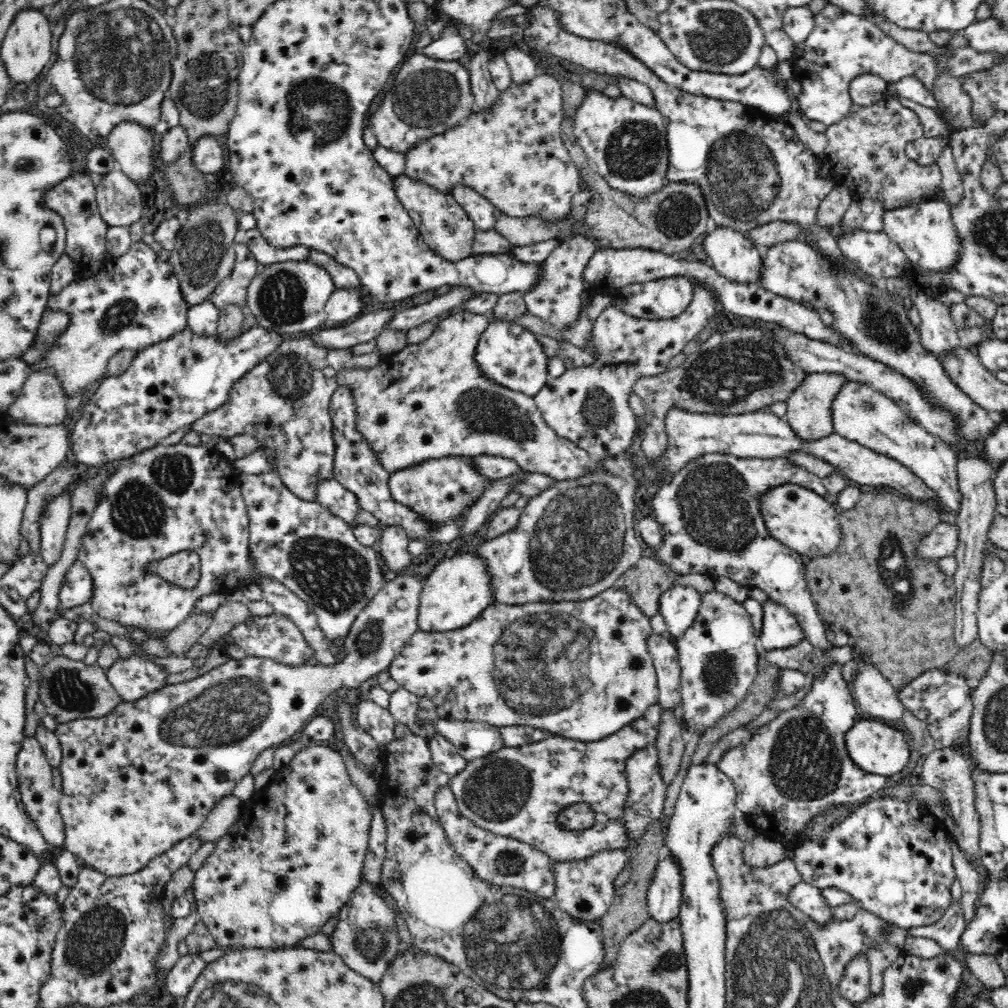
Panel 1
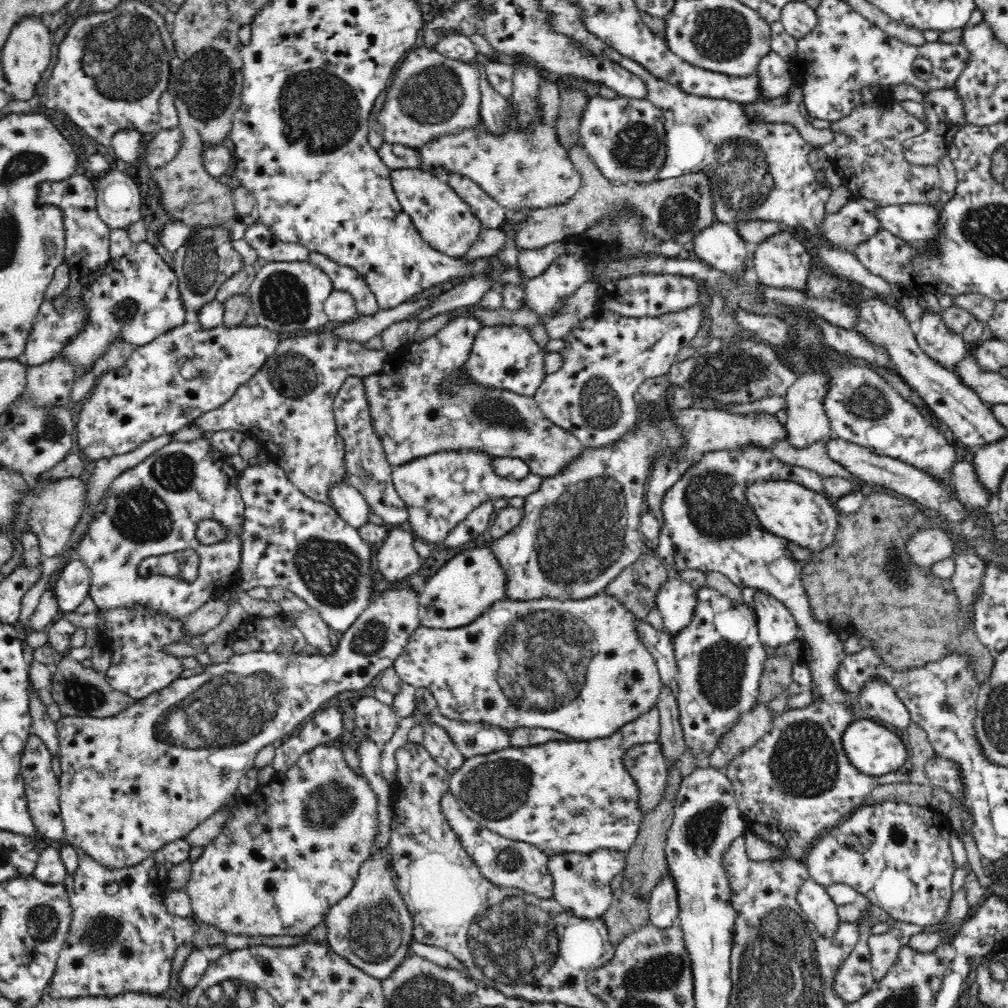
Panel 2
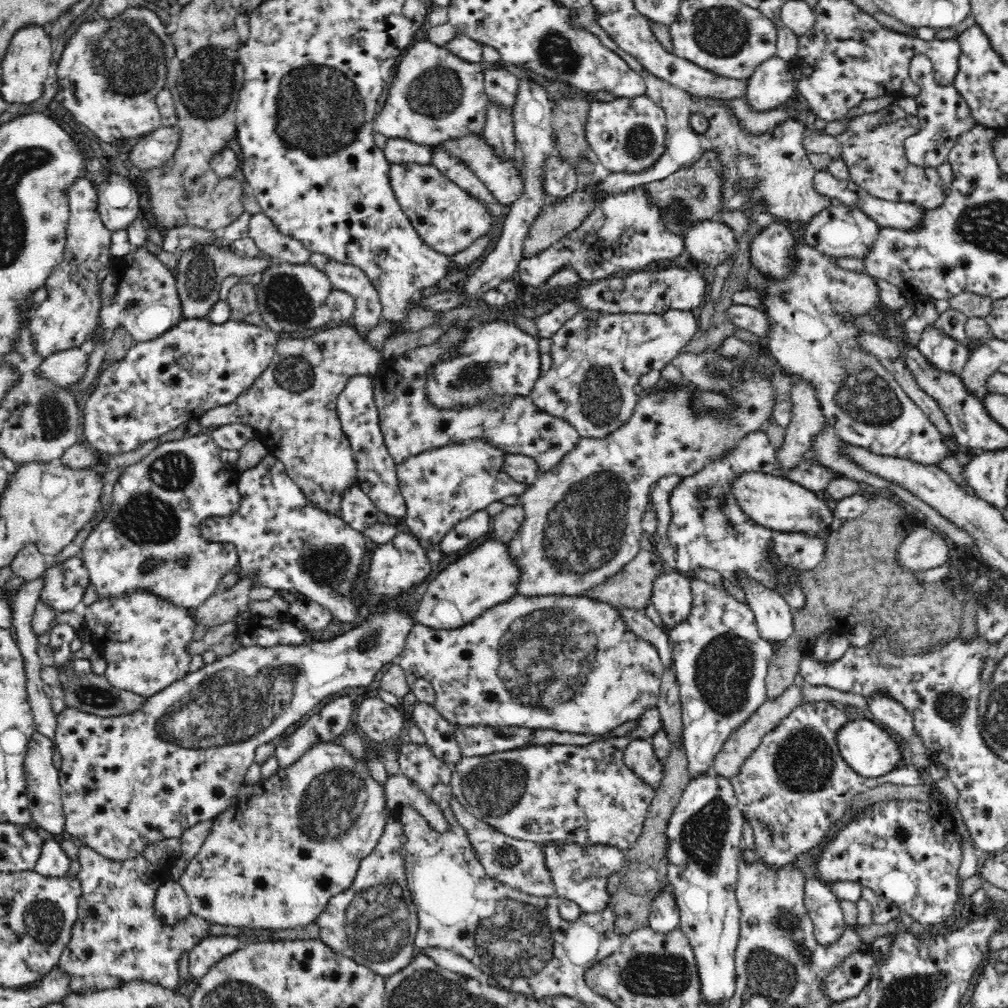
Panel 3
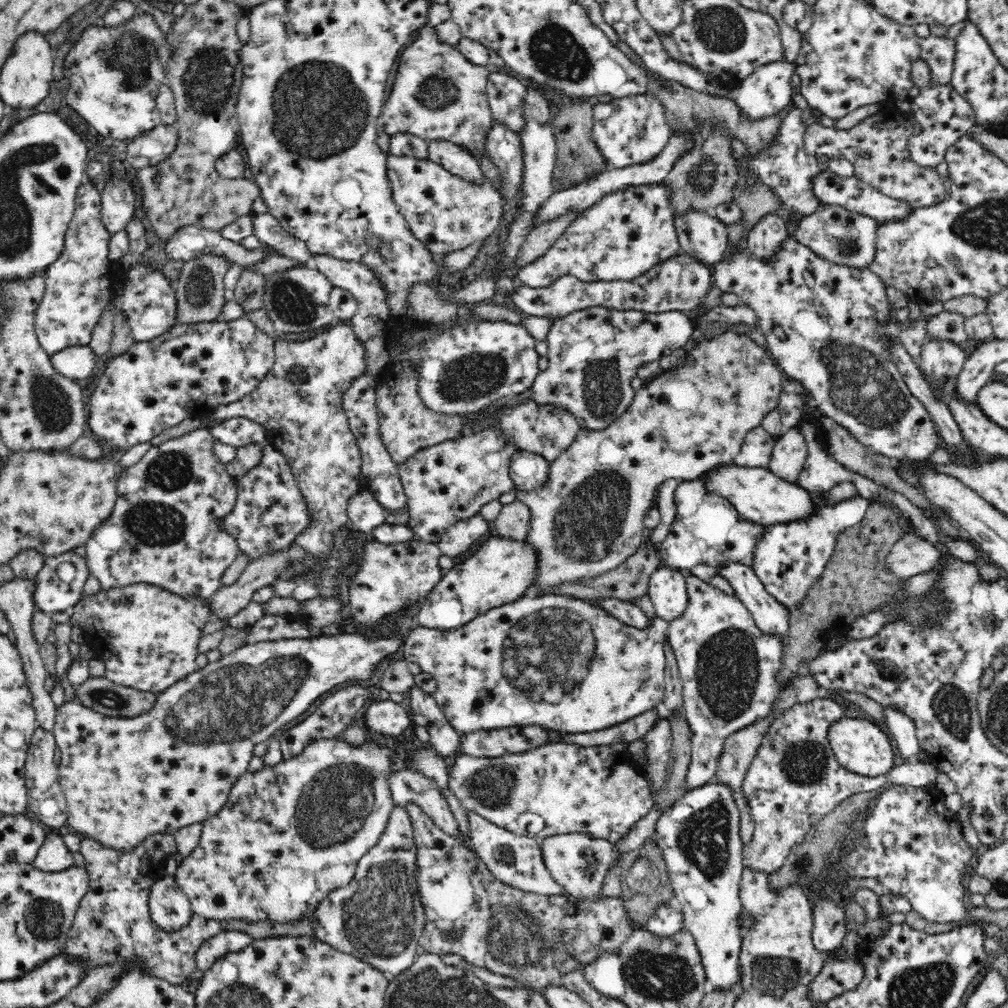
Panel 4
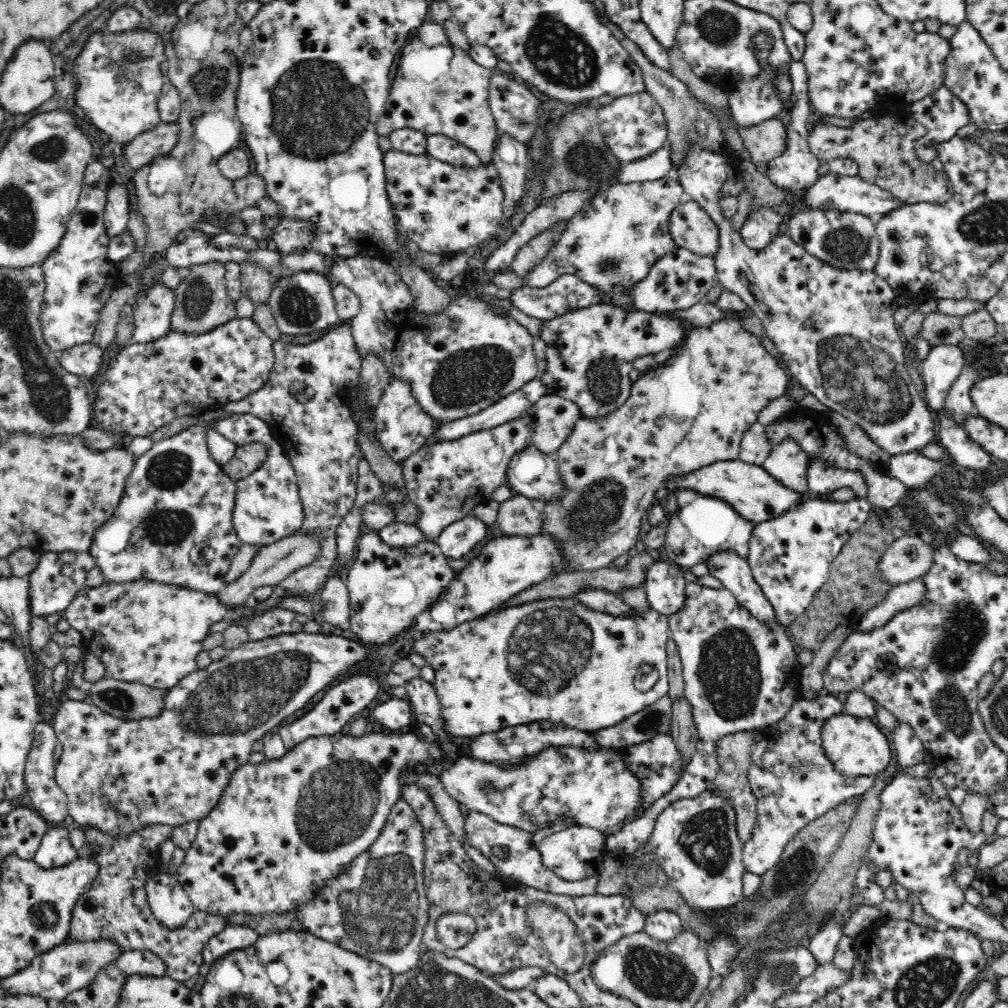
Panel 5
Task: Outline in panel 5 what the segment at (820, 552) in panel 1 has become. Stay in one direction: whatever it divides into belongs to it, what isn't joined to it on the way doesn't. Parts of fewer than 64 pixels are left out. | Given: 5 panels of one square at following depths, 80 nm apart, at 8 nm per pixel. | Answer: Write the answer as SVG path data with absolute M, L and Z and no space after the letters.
M739 458L716 461L686 476L672 477L667 480L665 486L674 491L678 488L693 488L700 494L725 500L740 516L756 524L782 516L803 501L802 494L778 482L762 465L746 464Z

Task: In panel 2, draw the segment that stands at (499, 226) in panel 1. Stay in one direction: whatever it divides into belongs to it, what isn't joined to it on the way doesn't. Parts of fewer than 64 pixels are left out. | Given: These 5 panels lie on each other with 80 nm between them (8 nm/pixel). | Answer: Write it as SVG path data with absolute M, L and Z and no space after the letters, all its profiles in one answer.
M580 143L570 144L568 152L570 161L581 176L579 191L566 204L533 210L520 223L509 222L507 218L499 229L519 248L542 248L550 242L567 243L571 236L586 233L592 226L612 224L616 217L628 220L628 217L638 215L639 220L643 222L641 230L645 238L654 239L658 243L672 241L688 250L696 234L714 224L711 184L704 173L696 172L678 178L658 179L656 183L647 185L620 185L604 178Z

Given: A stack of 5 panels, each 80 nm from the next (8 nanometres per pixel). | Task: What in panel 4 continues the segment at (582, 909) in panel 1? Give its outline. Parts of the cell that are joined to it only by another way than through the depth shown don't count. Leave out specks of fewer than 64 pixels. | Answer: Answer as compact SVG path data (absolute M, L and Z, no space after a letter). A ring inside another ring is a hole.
M570 833L548 837L540 841L539 846L543 854L543 861L550 871L552 878L562 887L564 895L576 900L589 903L602 899L602 883L606 872L616 864L622 853L615 845L602 839L594 839L584 833ZM604 870L604 872L598 872Z

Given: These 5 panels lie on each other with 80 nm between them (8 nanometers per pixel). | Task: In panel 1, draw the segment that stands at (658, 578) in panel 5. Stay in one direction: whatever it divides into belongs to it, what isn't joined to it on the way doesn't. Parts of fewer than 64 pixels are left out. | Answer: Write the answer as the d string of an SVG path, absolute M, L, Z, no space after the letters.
M674 586L660 596L660 614L670 635L678 638L688 631L700 612L702 594L690 586Z

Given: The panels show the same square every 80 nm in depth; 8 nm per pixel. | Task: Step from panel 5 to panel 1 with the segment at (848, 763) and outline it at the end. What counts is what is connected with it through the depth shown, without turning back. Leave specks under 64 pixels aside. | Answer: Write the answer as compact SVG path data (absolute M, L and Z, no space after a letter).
M861 719L845 734L845 743L850 758L862 770L870 774L891 778L894 774L911 766L915 760L915 752L908 745L904 733L896 729L888 722L876 722L876 720Z

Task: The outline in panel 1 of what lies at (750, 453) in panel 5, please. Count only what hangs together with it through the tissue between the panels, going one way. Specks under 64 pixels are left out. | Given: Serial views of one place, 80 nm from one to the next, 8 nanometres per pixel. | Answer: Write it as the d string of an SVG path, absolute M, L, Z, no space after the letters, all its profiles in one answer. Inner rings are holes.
M708 453L688 460L671 478L668 484L660 485L648 504L650 516L658 521L663 532L660 548L656 550L657 560L662 562L672 575L703 574L714 579L726 577L740 586L756 586L766 592L774 603L784 606L804 628L804 635L818 649L832 649L826 638L825 623L820 619L817 605L806 583L805 560L796 551L775 539L765 525L761 513L761 498L774 487L783 484L797 484L830 499L823 485L822 477L790 462L787 458L761 459L740 458L732 455ZM834 665L830 667L821 677L811 681L811 690L802 699L801 702L791 710L786 710L778 713L776 718L771 722L761 726L742 744L726 750L718 762L715 765L724 773L728 778L732 779L734 783L734 788L736 789L736 800L735 805L738 808L739 813L744 816L744 818L752 825L755 830L760 835L765 835L766 837L772 838L776 841L781 841L784 846L788 849L794 849L798 844L802 843L805 838L801 838L800 832L812 822L812 817L814 817L818 812L831 809L836 806L836 804L844 804L844 802L849 802L849 804L854 804L858 806L863 802L866 802L873 795L876 795L880 789L884 789L889 783L890 779L887 777L881 777L880 775L870 774L862 770L857 764L850 758L849 752L847 751L847 746L845 743L845 734L856 724L856 721L860 720L860 714L856 712L856 702L848 689L848 682L843 678L843 674L840 673L840 667Z

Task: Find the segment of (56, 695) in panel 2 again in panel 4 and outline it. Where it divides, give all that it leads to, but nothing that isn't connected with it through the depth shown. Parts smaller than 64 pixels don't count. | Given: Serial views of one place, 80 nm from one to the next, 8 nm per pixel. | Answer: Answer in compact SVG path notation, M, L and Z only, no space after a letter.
M88 677L81 684L74 684L74 701L93 712L110 717L134 717L149 712L156 702L156 693L144 692L135 688L114 684L104 677Z

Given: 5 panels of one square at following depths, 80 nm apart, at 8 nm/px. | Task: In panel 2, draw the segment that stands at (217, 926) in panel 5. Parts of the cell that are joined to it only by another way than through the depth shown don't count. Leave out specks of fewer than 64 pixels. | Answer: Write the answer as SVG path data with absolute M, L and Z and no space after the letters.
M186 839L165 844L152 857L134 867L108 869L96 863L90 856L80 855L79 866L74 874L74 891L68 894L72 907L72 920L64 946L60 948L54 974L45 989L45 996L52 999L75 999L80 997L110 998L124 993L160 995L167 991L172 980L172 960L176 948L182 943L190 943L200 920L195 917L183 919L170 916L162 904L164 880L167 873L177 864L189 860L194 846Z

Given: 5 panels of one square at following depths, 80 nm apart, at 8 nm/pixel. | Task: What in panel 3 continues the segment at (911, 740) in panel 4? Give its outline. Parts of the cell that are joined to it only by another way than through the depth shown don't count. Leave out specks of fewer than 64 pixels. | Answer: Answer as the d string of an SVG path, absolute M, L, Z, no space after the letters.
M877 690L867 698L867 702L866 714L870 719L878 720L880 724L896 732L900 738L910 741L915 732L915 724L904 705L894 700L887 692Z

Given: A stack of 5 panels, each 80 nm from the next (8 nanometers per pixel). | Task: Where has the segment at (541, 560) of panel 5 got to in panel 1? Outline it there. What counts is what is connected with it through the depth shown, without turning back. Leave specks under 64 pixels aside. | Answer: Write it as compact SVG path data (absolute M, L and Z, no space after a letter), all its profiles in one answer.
M472 553L456 555L442 560L424 580L417 625L420 632L452 632L468 626L492 604L491 578L484 561Z

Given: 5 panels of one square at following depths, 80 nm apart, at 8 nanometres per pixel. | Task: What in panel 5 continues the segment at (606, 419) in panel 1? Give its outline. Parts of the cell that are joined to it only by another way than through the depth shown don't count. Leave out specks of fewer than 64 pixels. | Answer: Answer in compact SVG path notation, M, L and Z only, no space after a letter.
M600 303L588 305L586 308L568 312L542 322L539 337L546 342L548 367L538 381L546 387L546 394L564 397L574 402L580 409L580 416L588 419L603 419L608 413L614 412L623 405L630 396L631 385L628 375L632 372L634 361L638 357L655 356L663 350L680 346L687 337L685 322L675 314L647 313L644 311L628 312L622 307Z

